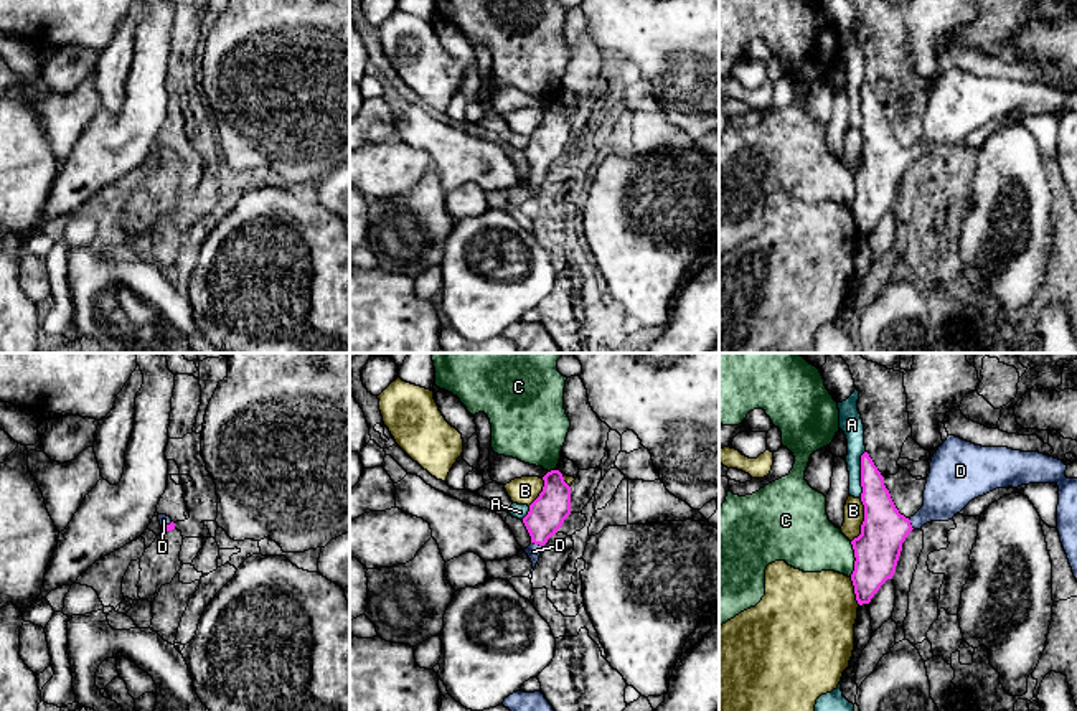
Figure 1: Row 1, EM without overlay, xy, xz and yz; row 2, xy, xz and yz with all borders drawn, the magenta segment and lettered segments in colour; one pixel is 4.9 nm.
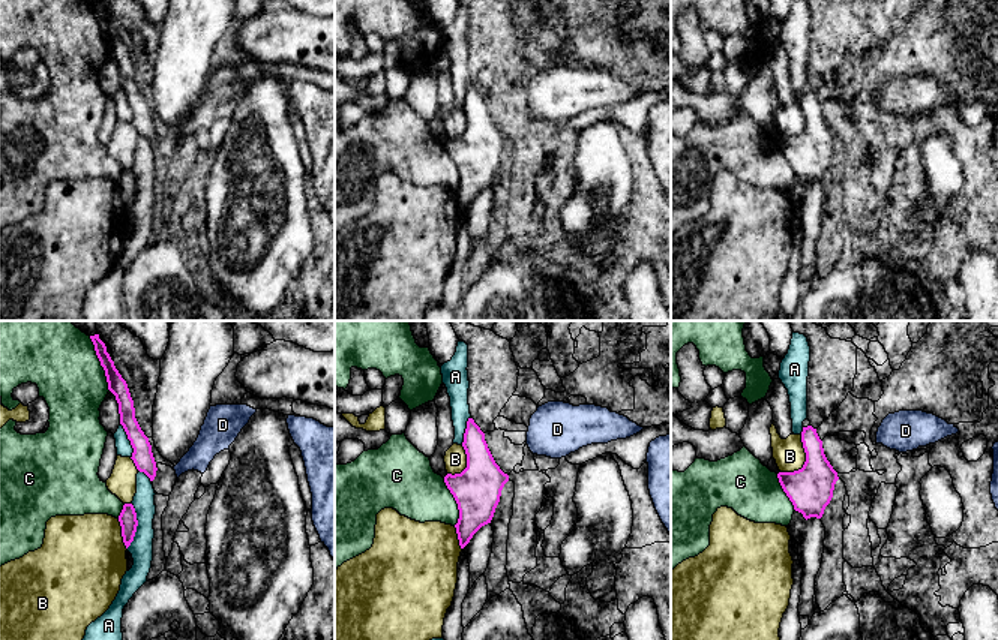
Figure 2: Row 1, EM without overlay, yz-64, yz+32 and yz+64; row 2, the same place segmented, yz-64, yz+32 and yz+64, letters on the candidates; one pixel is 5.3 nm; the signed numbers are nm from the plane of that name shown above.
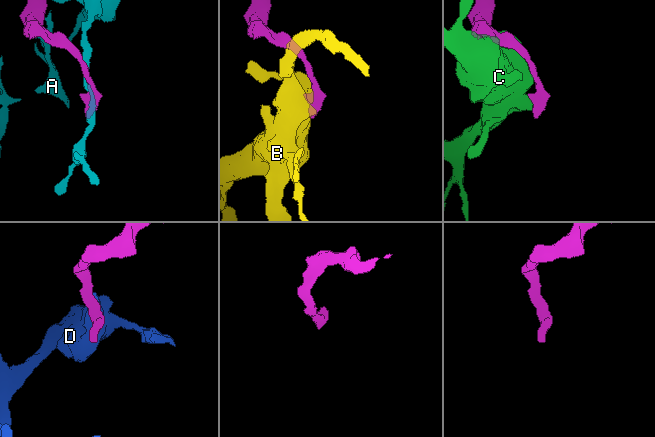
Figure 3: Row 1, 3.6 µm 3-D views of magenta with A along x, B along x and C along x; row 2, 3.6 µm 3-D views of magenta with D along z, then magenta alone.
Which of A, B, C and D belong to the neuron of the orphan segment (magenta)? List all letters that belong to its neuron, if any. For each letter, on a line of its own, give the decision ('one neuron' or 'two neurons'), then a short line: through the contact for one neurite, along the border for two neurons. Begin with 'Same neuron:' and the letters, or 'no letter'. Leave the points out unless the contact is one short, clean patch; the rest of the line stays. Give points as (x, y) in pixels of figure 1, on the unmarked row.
Same neuron: D
A: two neurons
B: two neurons
C: two neurons
D: one neuron; line xz (548, 142), (541, 152), (536, 174), (533, 182)

